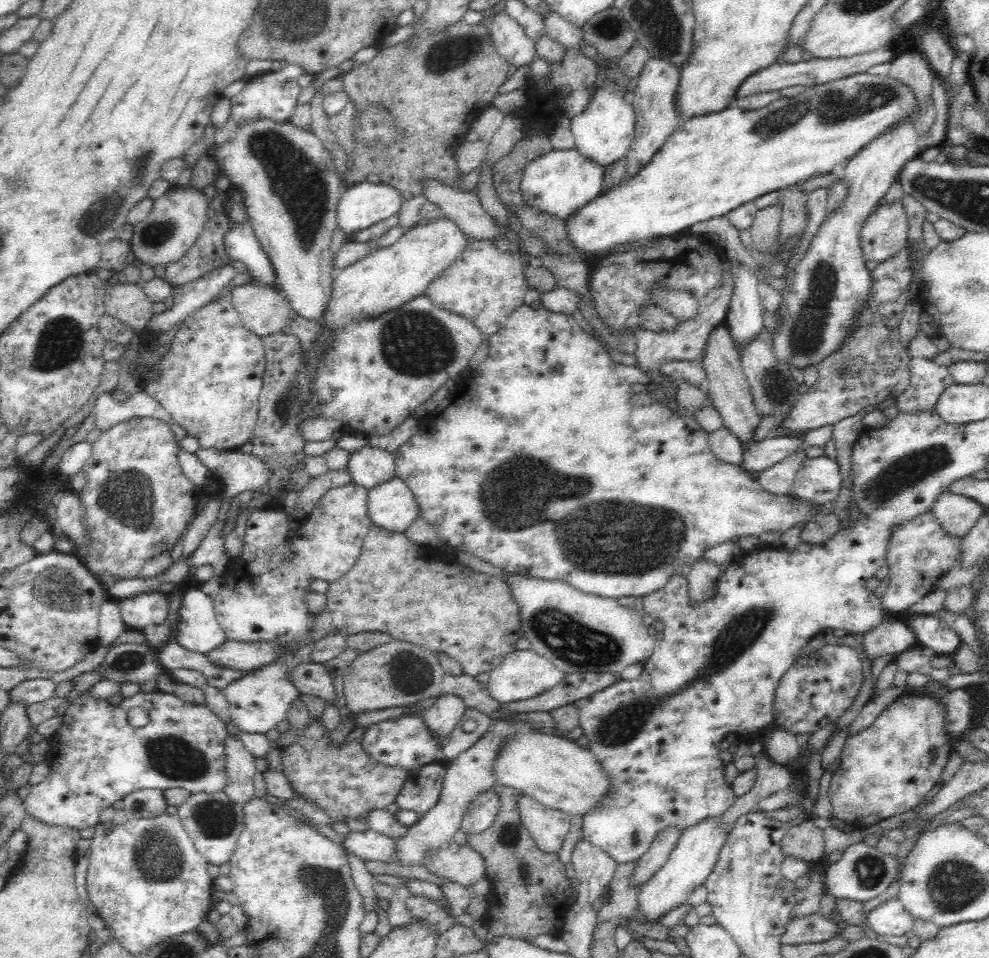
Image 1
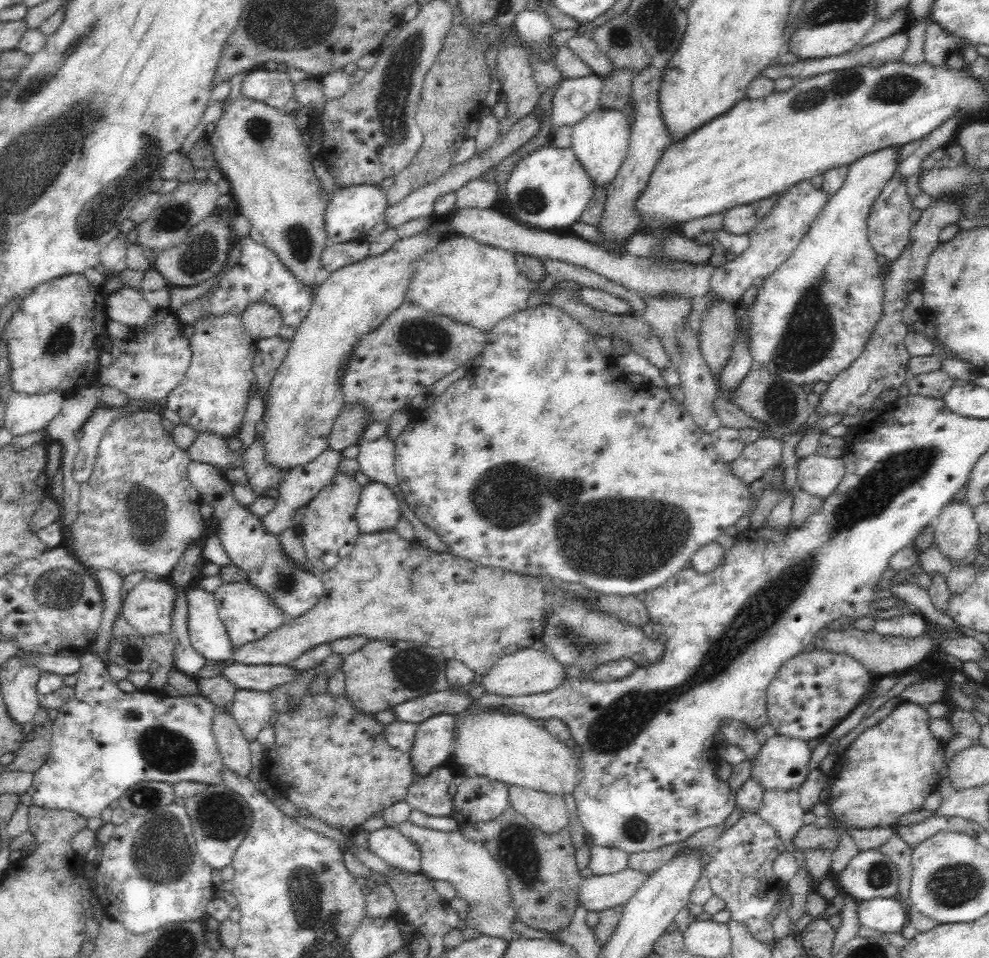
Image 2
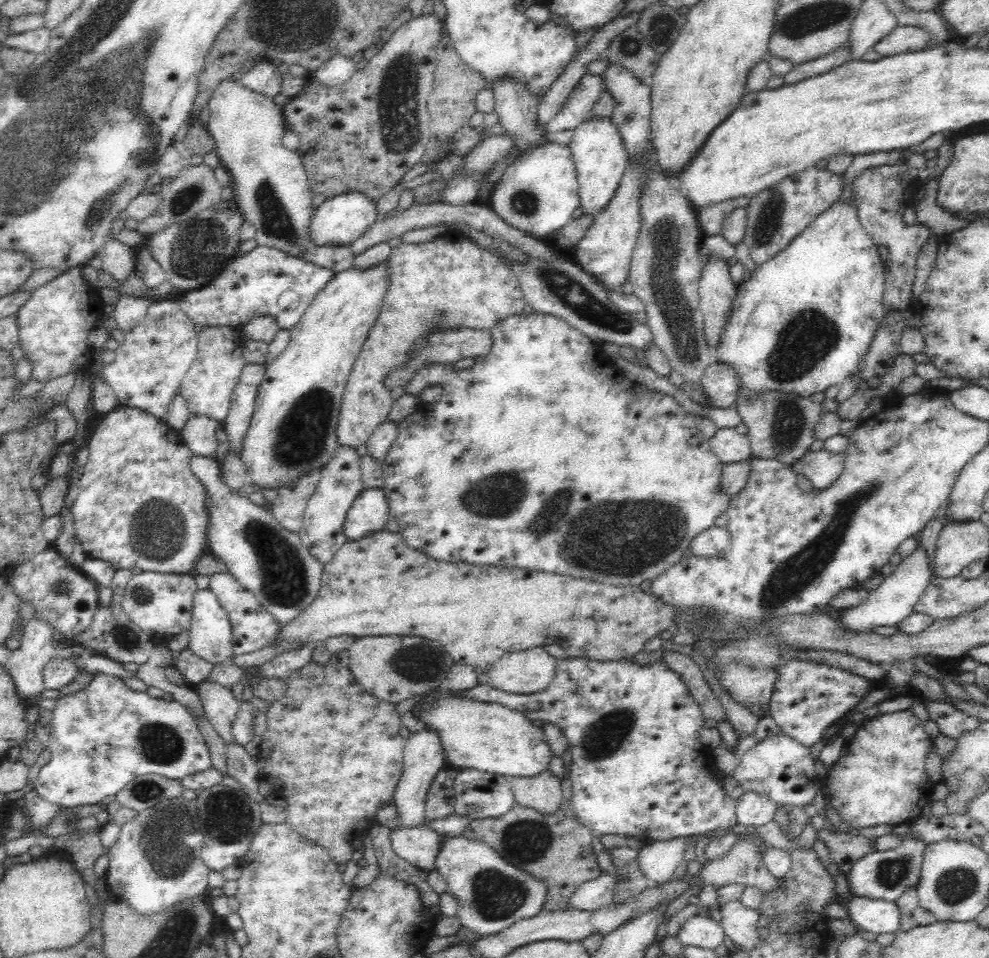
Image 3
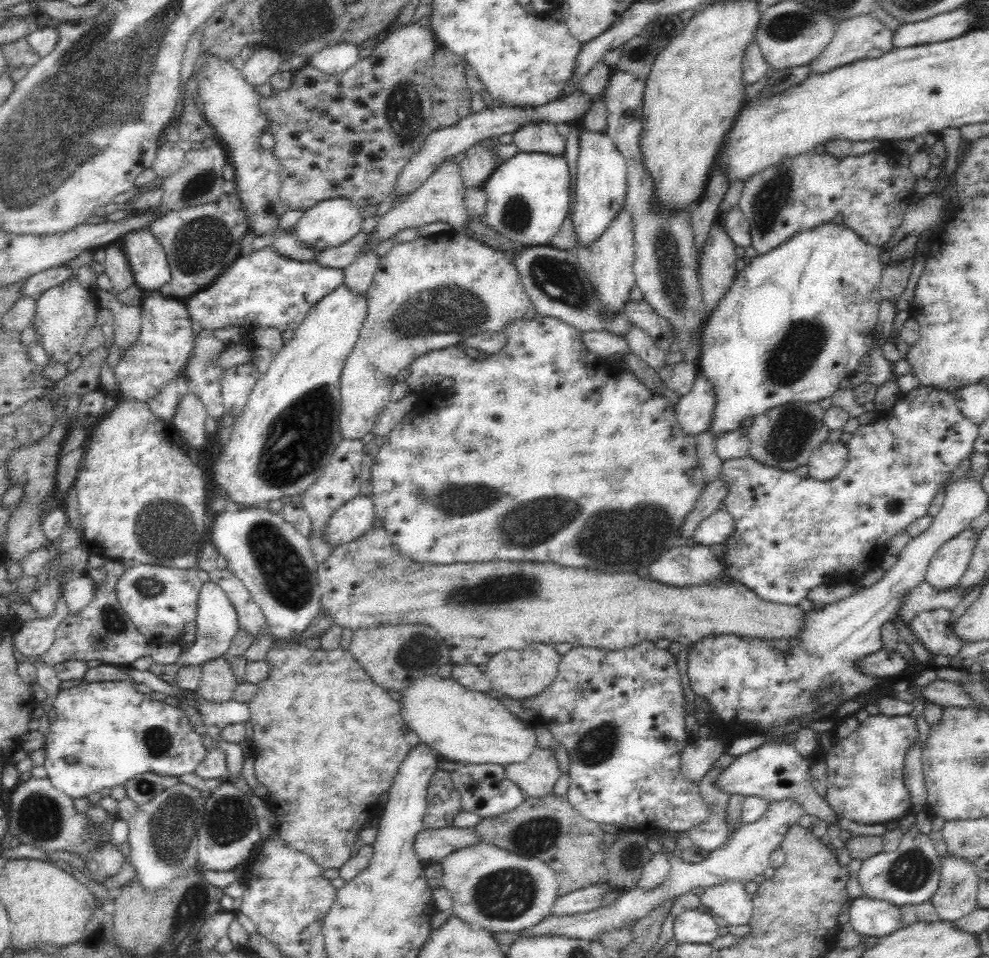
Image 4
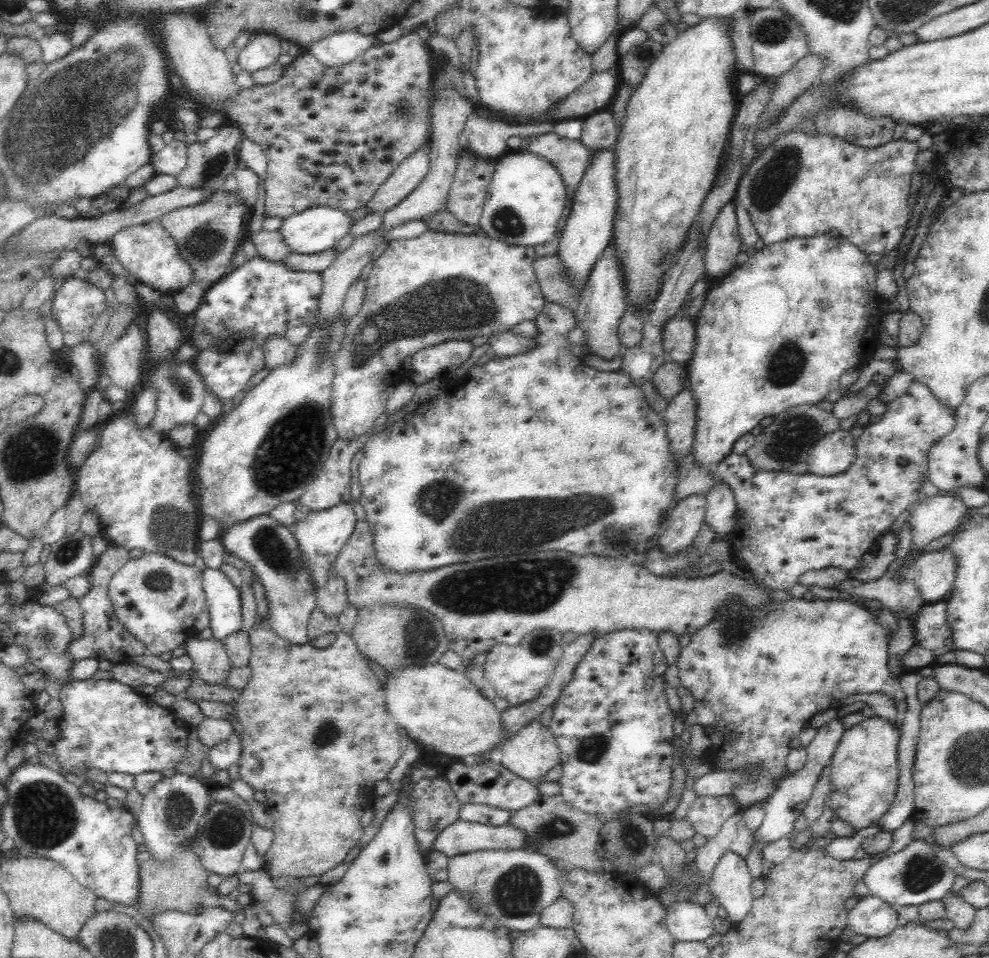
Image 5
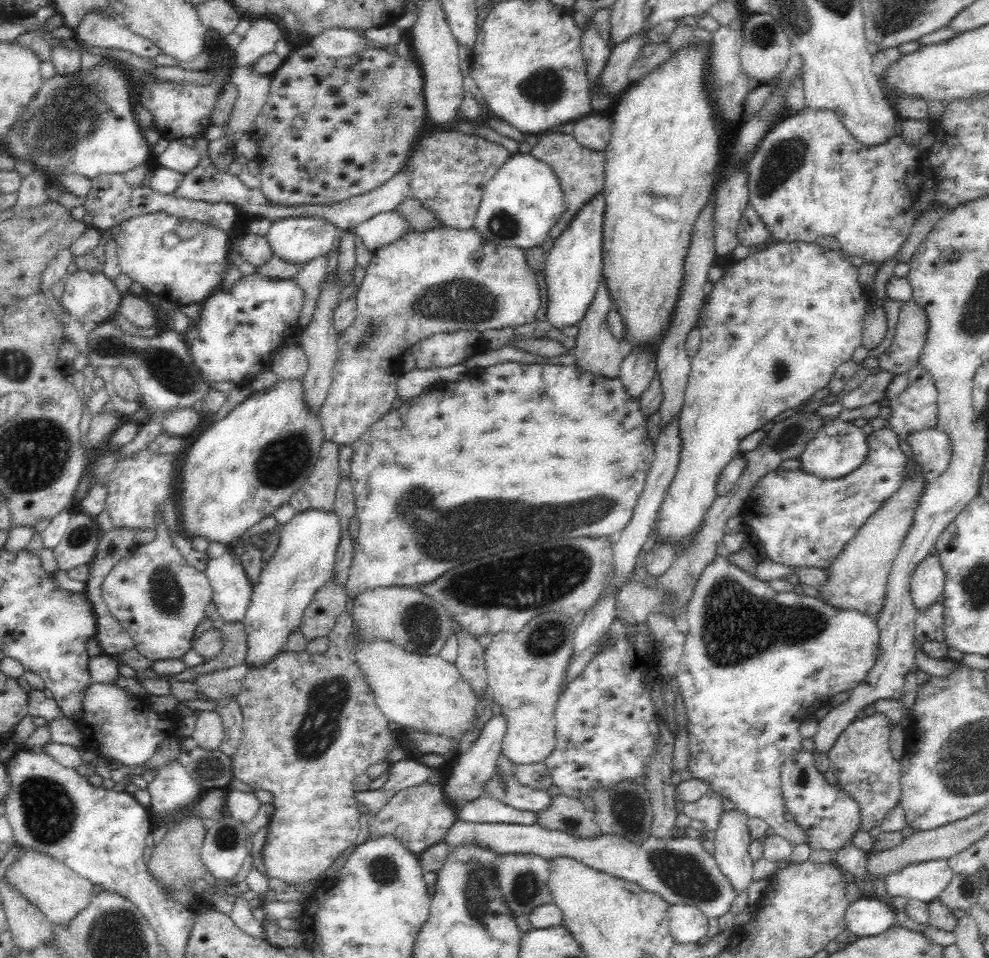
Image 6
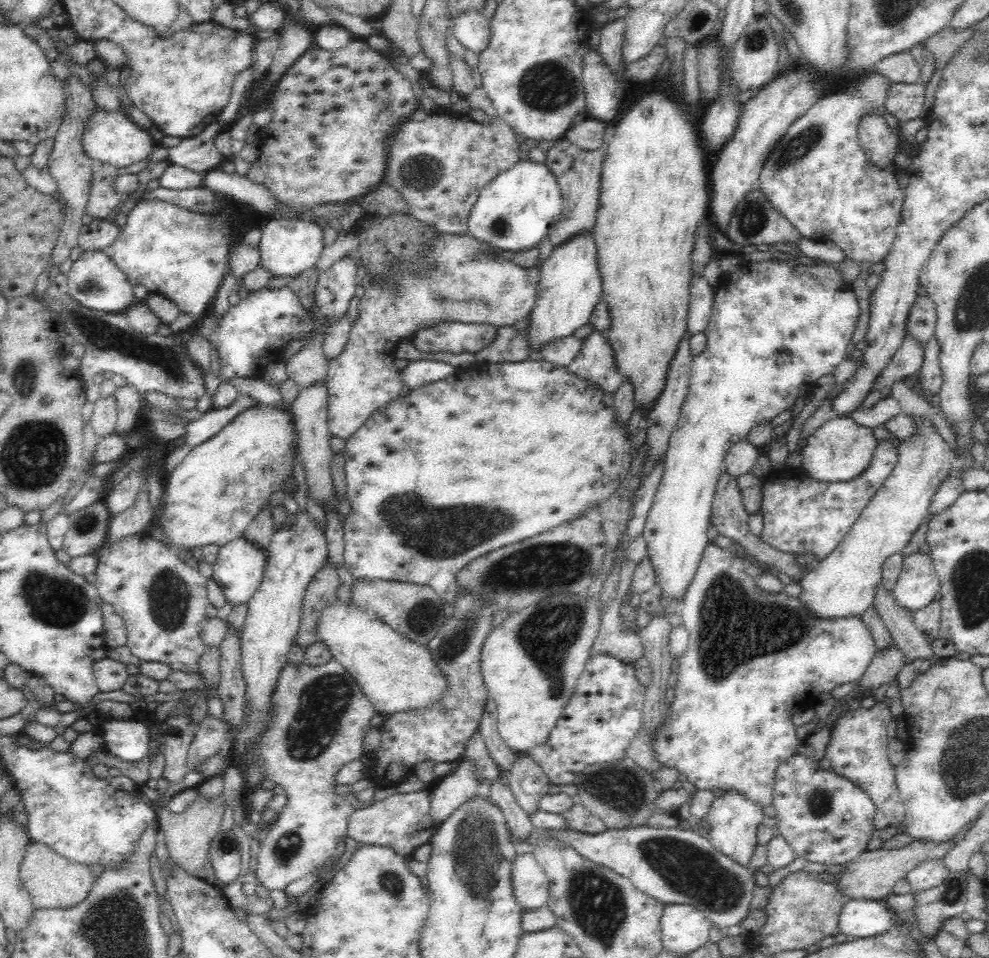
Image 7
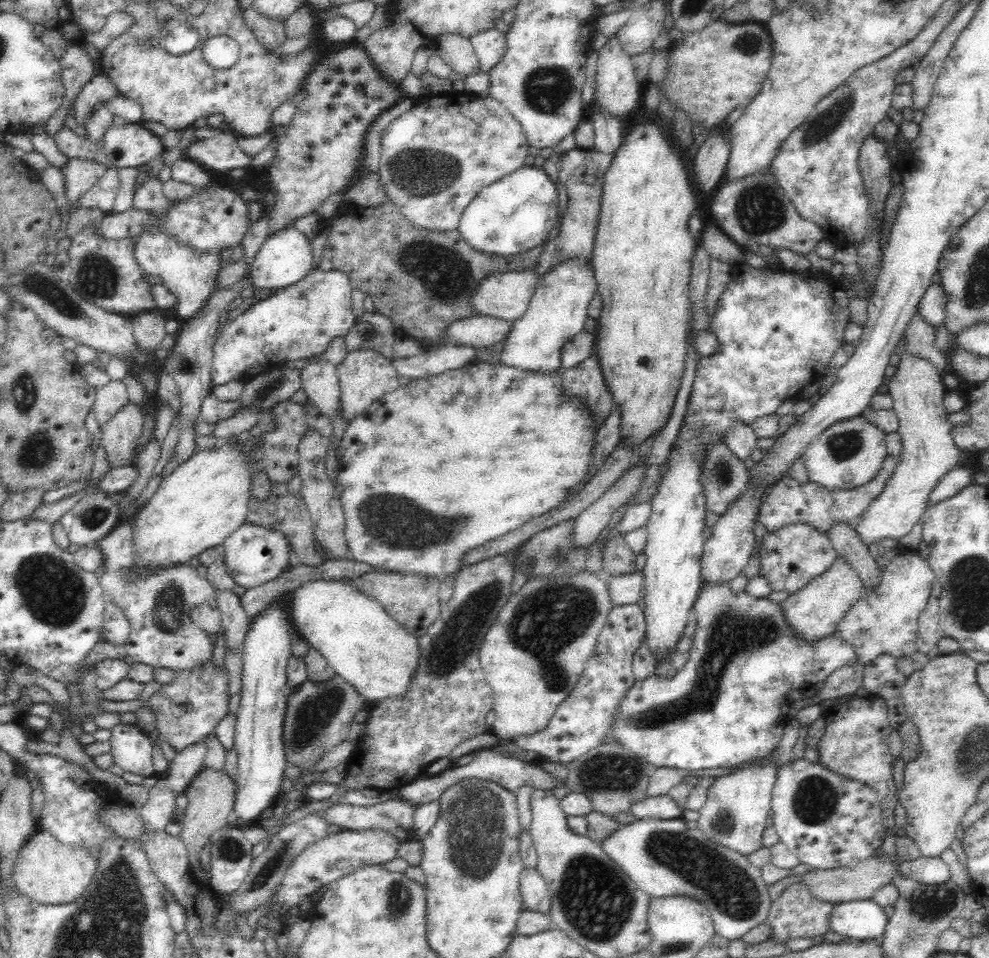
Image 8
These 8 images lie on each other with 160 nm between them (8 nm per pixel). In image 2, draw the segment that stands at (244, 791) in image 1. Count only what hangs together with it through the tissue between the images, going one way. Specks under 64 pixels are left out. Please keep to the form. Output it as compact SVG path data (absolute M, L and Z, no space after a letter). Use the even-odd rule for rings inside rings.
M215 706L212 731L217 741L223 767L239 778L249 778L253 770L249 741L244 737L234 717L224 707Z

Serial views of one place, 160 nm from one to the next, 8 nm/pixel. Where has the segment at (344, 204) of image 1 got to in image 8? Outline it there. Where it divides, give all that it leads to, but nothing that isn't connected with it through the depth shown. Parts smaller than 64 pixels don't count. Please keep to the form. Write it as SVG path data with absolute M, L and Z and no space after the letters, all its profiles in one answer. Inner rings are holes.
M291 225L282 228L282 230L276 230L276 232L267 236L266 241L254 256L254 261L249 270L250 277L252 277L252 286L254 290L287 288L310 274L313 270L314 260L311 241L306 238L304 233Z

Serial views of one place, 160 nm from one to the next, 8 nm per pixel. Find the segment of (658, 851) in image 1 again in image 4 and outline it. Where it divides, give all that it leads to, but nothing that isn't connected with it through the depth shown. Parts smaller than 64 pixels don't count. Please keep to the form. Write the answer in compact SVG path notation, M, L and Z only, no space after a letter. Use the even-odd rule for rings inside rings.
M608 882L592 884L578 890L572 890L564 896L558 896L552 907L552 914L578 914L602 906L603 896L611 891Z

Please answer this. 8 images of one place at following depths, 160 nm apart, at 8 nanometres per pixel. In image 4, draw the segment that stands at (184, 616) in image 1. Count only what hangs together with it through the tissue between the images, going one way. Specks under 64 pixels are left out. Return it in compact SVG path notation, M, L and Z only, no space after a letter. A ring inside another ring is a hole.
M212 581L205 582L201 586L198 606L196 612L196 634L194 642L184 648L184 652L177 660L177 665L180 666L196 666L196 664L202 664L203 662L210 662L217 658L224 657L226 651L231 645L232 639L239 631L238 628L238 615L234 605L225 596L224 591L220 588L220 585Z

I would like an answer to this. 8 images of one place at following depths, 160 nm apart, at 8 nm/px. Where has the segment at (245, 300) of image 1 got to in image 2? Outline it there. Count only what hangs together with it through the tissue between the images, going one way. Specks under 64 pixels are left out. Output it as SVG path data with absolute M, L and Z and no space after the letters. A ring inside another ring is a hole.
M262 302L250 304L247 310L244 310L241 320L246 330L255 339L279 336L278 332L284 326L280 311L272 305Z

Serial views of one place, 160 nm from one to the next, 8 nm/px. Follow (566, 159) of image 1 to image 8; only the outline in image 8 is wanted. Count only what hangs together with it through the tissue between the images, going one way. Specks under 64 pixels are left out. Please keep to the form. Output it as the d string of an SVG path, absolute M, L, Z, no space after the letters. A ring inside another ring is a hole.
M541 164L521 166L480 190L476 198L464 209L457 229L462 238L476 250L498 254L498 256L519 254L536 246L544 245L555 230L554 222L558 216L556 185L546 171L542 169Z

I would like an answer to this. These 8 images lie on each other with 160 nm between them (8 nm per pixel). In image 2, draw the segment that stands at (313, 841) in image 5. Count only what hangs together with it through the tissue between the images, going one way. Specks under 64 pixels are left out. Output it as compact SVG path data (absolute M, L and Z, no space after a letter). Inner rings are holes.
M328 691L316 694L306 692L303 697L297 701L296 710L278 713L278 718L276 718L276 722L274 722L273 726L274 731L276 732L276 744L272 745L272 748L266 750L263 765L260 767L262 770L262 780L266 780L271 788L275 789L280 796L293 803L297 809L307 810L312 816L315 816L318 820L322 820L322 822L325 822L331 827L338 826L343 830L347 828L357 831L363 822L366 822L368 818L374 816L374 812L384 810L388 808L388 806L396 804L396 802L405 801L408 790L412 785L413 778L416 775L410 756L402 753L400 750L391 748L391 746L385 742L385 726L380 724L380 722L376 722L376 719L374 719L372 715L372 713L364 714L354 711L352 706L350 706L350 699L348 699L345 694L341 697L332 697Z

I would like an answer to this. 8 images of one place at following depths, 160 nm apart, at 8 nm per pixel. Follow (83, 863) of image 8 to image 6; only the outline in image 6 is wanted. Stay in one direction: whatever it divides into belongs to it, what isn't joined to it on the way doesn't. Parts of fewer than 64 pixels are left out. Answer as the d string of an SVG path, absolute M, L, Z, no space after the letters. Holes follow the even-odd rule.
M32 849L19 854L18 859L7 867L2 880L6 880L12 889L16 889L20 895L40 909L54 926L70 922L90 904L94 896L93 884L90 881L77 876L52 856Z

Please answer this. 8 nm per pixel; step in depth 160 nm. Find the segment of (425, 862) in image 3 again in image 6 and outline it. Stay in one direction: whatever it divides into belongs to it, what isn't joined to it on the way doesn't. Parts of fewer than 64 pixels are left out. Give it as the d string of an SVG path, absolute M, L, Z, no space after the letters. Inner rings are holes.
M457 819L442 841L450 849L462 845L480 845L499 855L532 853L548 860L572 858L605 874L635 882L671 905L696 905L709 919L726 914L737 896L732 883L721 874L713 856L700 845L701 839L690 839L687 835L685 838L672 836L669 839L656 839L650 835L641 845L636 845L618 835L601 834L591 839L578 838L562 831L542 828L536 823L490 824Z

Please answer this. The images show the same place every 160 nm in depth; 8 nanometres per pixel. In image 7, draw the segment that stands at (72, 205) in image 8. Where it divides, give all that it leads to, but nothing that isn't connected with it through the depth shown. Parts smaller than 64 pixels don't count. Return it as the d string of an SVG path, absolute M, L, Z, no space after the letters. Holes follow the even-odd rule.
M71 73L62 80L62 87L64 87L65 115L58 132L53 138L54 144L52 144L48 166L52 178L57 182L57 196L65 200L64 224L51 255L51 265L56 265L58 269L65 261L70 259L72 250L77 246L77 238L83 225L82 214L85 213L91 193L91 160L82 151L82 132L84 132L86 120L90 118L90 114L94 110L94 100L92 99L92 93L90 93L90 87L81 78Z

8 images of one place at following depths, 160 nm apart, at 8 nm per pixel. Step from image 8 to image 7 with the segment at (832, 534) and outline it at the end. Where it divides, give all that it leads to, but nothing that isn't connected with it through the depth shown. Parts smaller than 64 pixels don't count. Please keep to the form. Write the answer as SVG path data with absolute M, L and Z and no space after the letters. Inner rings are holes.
M881 584L876 589L873 606L890 631L893 642L900 647L909 662L926 659L932 664L939 660L931 644L925 641L922 631L916 626L914 613L900 606L893 593L886 591Z

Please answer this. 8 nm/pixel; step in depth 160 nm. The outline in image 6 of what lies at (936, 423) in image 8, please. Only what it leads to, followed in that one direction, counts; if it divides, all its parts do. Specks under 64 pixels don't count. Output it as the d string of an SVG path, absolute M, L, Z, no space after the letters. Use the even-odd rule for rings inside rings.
M922 472L910 480L903 479L902 486L883 504L883 507L868 518L860 532L848 542L834 563L827 568L828 580L819 586L822 600L836 608L860 610L877 618L885 605L887 578L909 529L912 527L914 510L925 488Z

